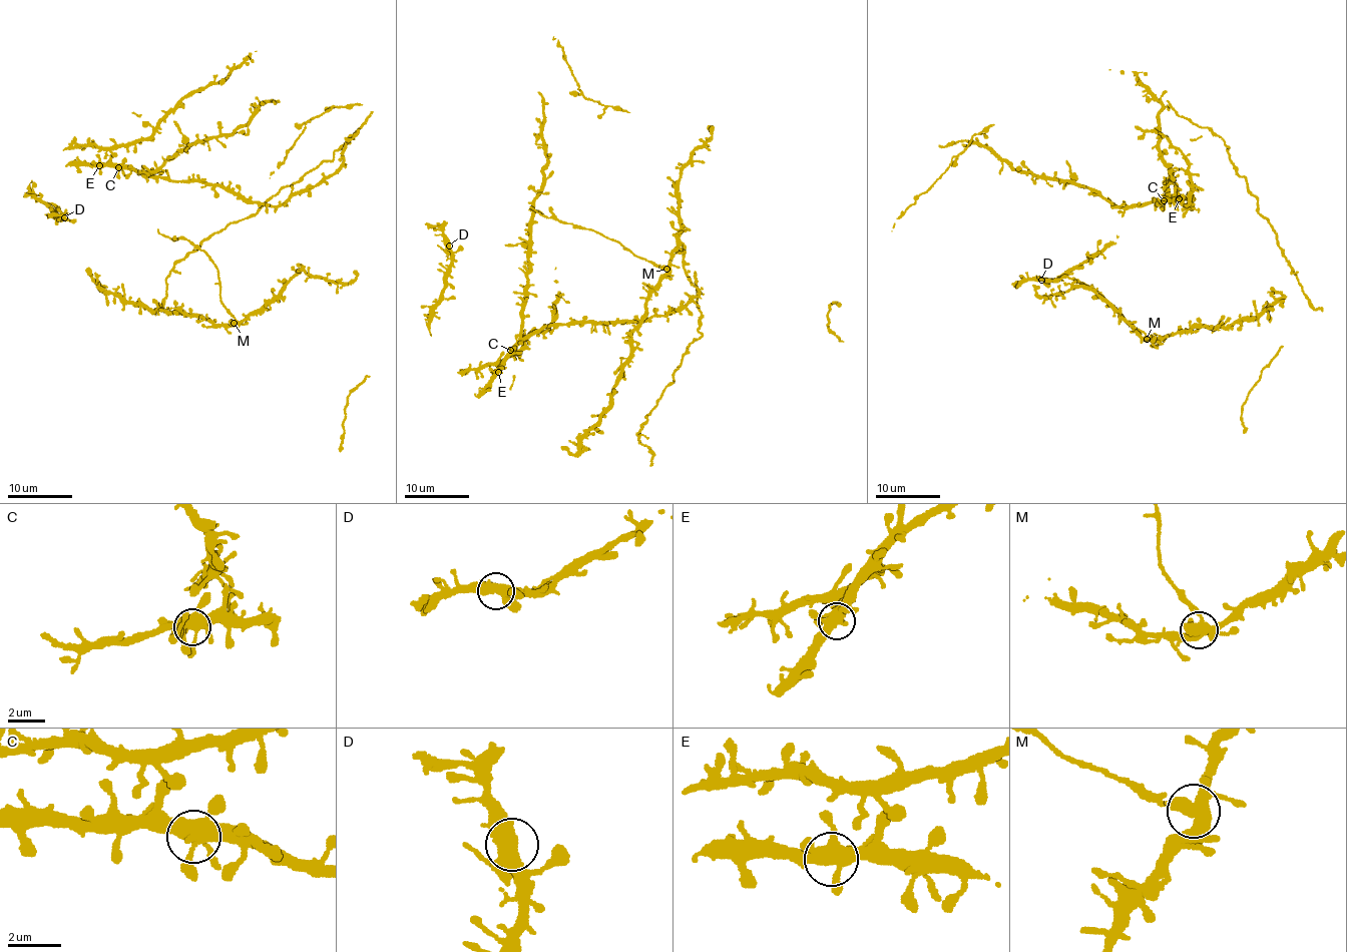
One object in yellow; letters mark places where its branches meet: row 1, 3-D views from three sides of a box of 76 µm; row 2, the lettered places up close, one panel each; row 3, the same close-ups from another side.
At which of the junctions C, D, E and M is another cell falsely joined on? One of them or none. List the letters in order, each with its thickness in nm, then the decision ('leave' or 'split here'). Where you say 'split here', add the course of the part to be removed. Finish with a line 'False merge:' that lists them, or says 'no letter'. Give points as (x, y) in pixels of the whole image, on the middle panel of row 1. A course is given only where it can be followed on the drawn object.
C: 460 nm thick; leave
D: 440 nm thick; leave
E: 440 nm thick; leave
M: 460 nm thick; split here; foreign part runs (666, 269), (597, 232), (542, 216), (530, 206)
False merge: M

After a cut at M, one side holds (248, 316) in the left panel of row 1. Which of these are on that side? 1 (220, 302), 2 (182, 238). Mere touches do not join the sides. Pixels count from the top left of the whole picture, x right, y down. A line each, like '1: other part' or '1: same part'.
1: other part
2: other part

